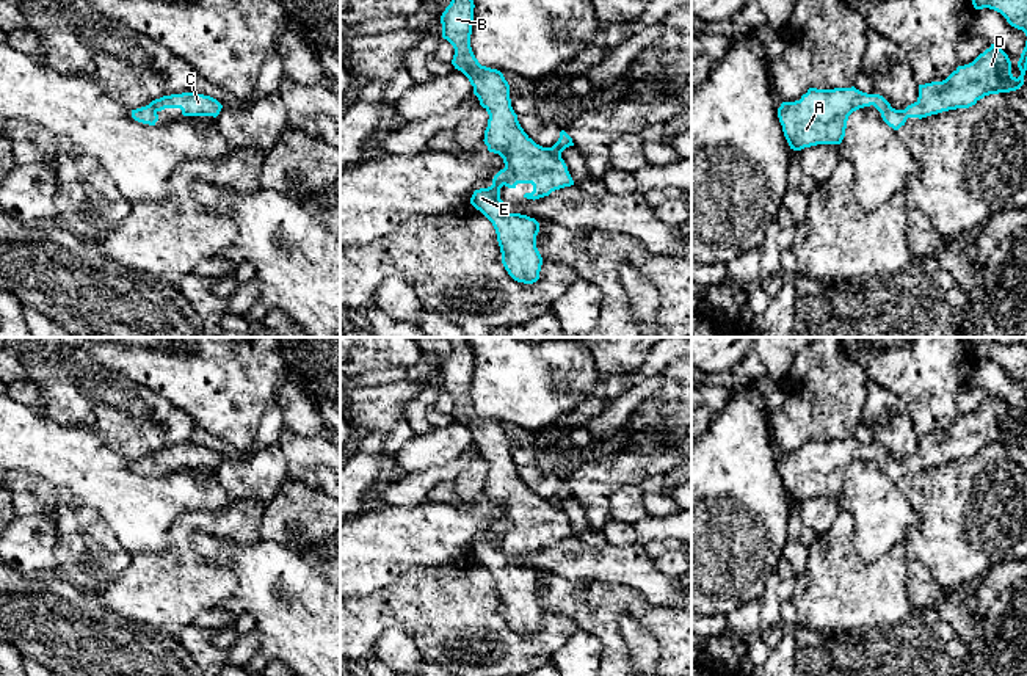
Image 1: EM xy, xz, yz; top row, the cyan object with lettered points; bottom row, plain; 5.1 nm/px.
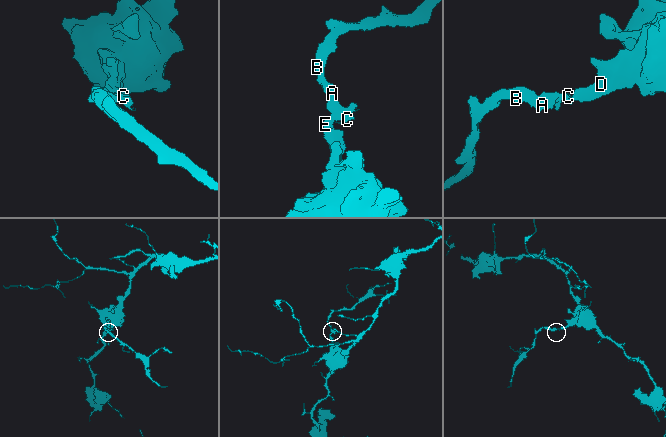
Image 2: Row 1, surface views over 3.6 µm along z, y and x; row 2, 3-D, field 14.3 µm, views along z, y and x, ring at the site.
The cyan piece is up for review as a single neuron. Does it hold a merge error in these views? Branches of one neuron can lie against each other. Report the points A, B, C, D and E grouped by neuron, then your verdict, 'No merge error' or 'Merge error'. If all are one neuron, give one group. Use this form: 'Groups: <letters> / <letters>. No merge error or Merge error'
Groups: A B C D E. No merge error

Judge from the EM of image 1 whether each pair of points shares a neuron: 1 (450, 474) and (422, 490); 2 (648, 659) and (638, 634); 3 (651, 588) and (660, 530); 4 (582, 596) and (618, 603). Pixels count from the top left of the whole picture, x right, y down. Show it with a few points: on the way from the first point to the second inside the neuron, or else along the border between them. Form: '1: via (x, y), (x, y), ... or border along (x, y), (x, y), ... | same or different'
1: via (444, 474), (436, 476), (428, 483) | same
2: via (645, 653), (640, 640) | same
3: border along (635, 543), (643, 548) | different
4: via (591, 603), (609, 603) | same

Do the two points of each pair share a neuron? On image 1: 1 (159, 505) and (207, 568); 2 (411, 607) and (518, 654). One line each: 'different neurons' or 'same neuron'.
1: different neurons
2: same neuron

